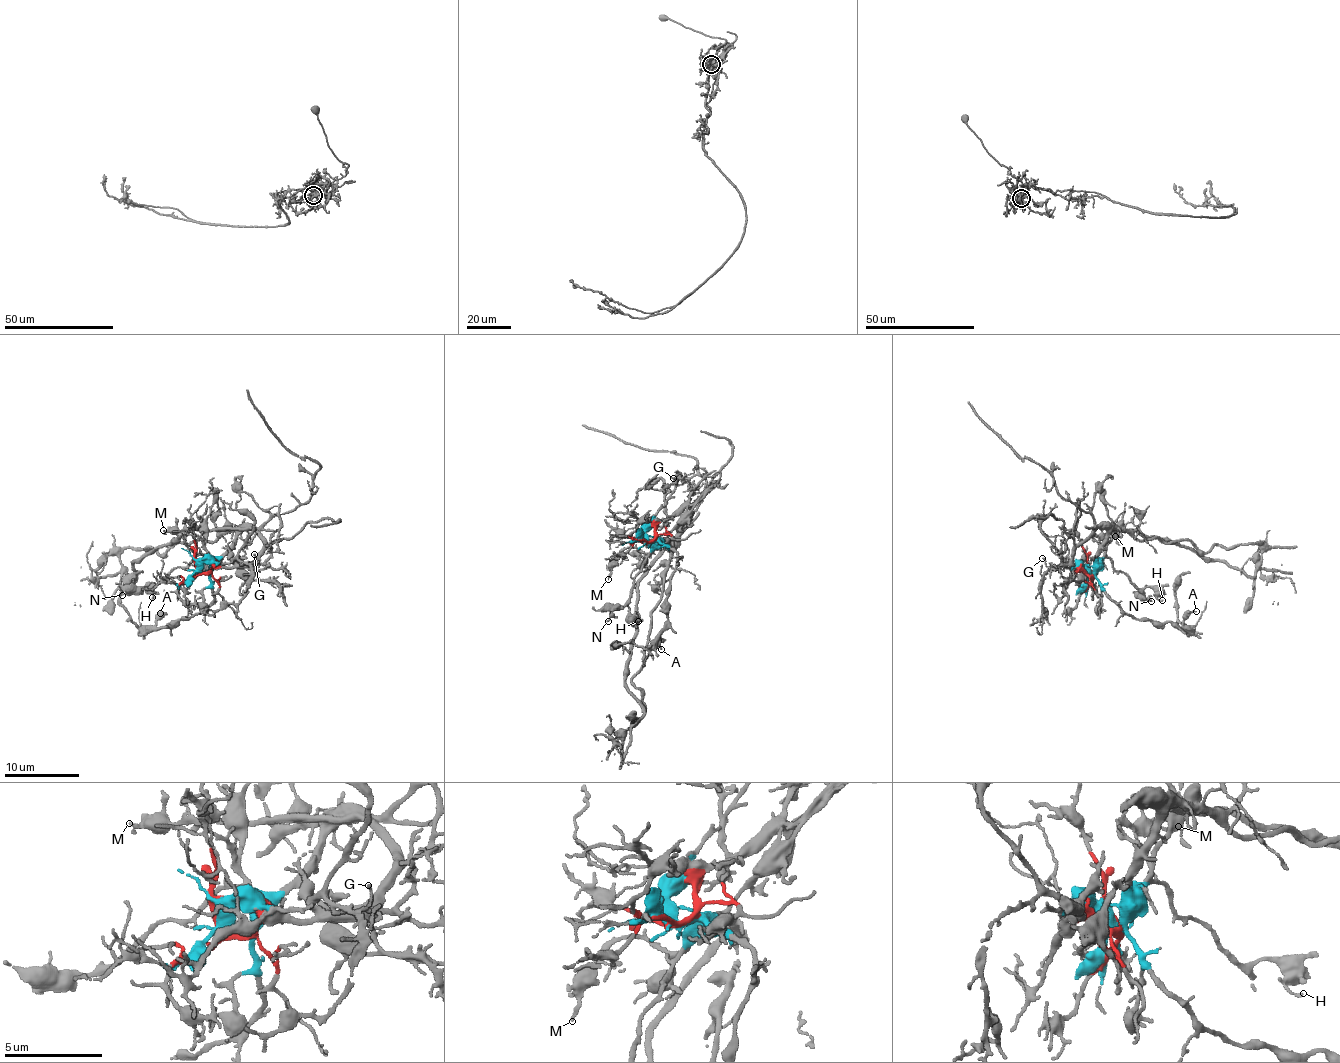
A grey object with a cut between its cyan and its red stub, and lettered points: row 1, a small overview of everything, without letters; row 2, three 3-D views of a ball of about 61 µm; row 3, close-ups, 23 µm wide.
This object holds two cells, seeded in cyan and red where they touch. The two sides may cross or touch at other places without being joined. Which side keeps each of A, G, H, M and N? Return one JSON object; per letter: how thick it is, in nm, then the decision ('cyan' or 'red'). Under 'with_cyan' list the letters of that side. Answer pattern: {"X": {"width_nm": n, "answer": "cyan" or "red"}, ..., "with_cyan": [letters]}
{"A": {"width_nm": 140, "answer": "cyan"}, "G": {"width_nm": 120, "answer": "red"}, "H": {"width_nm": 140, "answer": "cyan"}, "M": {"width_nm": 150, "answer": "cyan"}, "N": {"width_nm": 170, "answer": "cyan"}, "with_cyan": ["A", "H", "M", "N"]}

